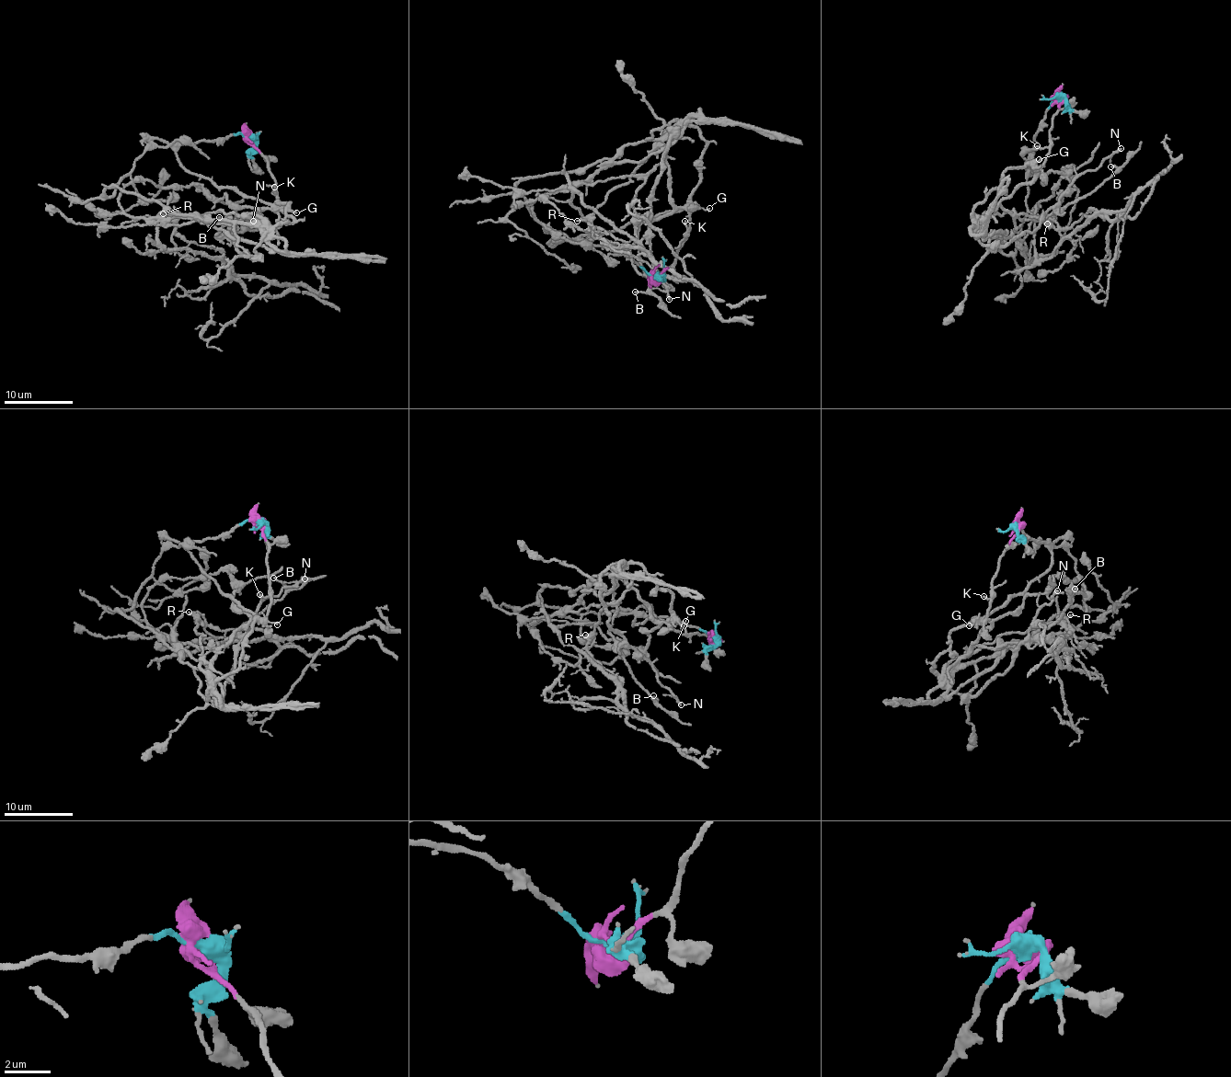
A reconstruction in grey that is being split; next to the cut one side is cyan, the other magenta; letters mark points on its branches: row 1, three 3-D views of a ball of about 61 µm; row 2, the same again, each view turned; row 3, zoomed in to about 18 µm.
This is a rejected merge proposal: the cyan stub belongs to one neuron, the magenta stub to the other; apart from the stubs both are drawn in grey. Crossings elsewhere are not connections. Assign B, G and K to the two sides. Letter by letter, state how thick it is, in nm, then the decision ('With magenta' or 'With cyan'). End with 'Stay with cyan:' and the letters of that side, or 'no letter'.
B: Thickness 140 nm. With magenta
G: Thickness 110 nm. With cyan
K: Thickness 150 nm. With magenta
Stay with cyan: G

